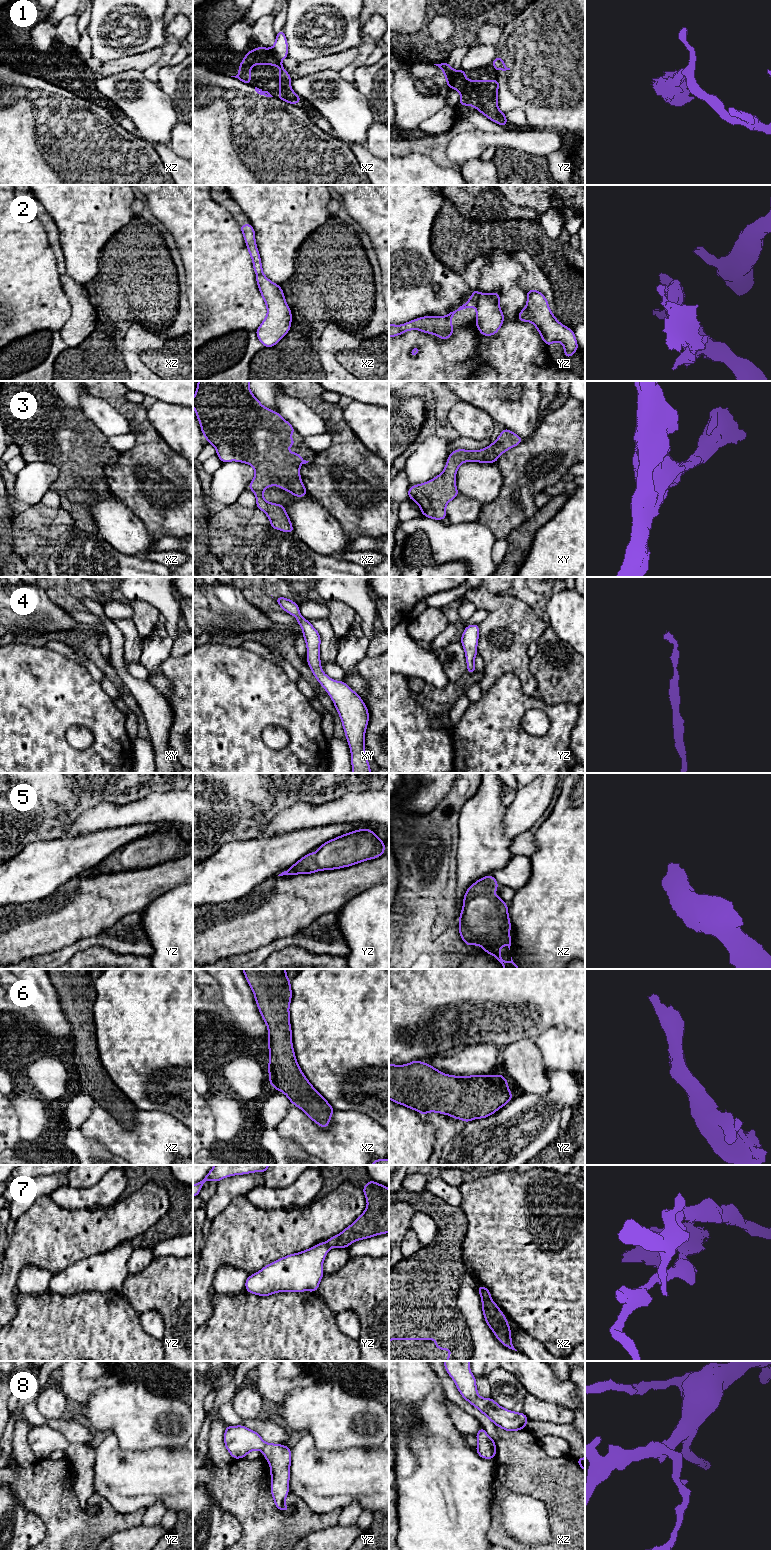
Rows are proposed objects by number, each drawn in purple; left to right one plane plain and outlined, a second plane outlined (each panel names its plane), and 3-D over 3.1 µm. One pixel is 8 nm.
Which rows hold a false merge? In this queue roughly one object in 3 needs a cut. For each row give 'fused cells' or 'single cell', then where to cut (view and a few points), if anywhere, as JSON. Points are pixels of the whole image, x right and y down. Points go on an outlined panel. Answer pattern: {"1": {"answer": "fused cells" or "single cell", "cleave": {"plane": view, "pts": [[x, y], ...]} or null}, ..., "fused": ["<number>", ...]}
{"1": {"answer": "fused cells", "cleave": {"plane": "yz", "pts": [[457, 71], [457, 74], [448, 86]]}}, "2": {"answer": "fused cells", "cleave": {"plane": "yz", "pts": [[479, 294], [475, 306]]}}, "3": {"answer": "single cell", "cleave": null}, "4": {"answer": "single cell", "cleave": null}, "5": {"answer": "single cell", "cleave": null}, "6": {"answer": "single cell", "cleave": null}, "7": {"answer": "fused cells", "cleave": {"plane": "xz", "pts": [[491, 1299], [482, 1300]]}}, "8": {"answer": "single cell", "cleave": null}, "fused": ["1", "2", "7"]}

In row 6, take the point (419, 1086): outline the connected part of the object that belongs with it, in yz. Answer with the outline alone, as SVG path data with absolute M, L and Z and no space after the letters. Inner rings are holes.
M419 1060L404 1065L389 1064L389 1099L397 1104L418 1111L422 1115L428 1112L436 1112L449 1115L450 1117L462 1119L465 1123L474 1120L487 1118L494 1114L501 1107L512 1100L511 1090L508 1088L508 1081L502 1074L497 1075L471 1075L454 1076L444 1074L427 1063Z

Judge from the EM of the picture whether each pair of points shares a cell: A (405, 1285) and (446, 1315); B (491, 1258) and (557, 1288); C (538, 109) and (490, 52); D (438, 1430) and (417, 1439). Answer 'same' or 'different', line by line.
A: same
B: same
C: different
D: same

